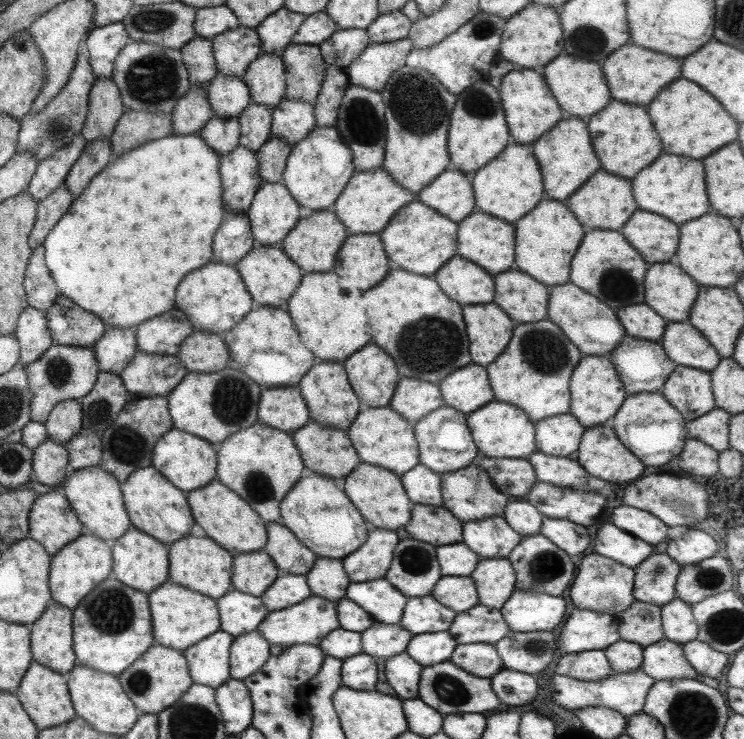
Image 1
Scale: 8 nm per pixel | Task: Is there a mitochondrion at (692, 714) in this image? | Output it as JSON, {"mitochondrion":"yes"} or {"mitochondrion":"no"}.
{"mitochondrion":"yes"}

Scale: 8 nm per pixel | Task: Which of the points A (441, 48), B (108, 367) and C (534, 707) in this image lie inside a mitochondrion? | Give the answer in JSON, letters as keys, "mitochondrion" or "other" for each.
{"A":"other","B":"other","C":"other"}

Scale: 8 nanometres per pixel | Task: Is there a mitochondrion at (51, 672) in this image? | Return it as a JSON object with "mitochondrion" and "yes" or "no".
{"mitochondrion":"no"}

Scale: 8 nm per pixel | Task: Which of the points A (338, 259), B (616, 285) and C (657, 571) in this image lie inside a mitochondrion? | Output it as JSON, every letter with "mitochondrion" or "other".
{"A":"other","B":"mitochondrion","C":"mitochondrion"}

